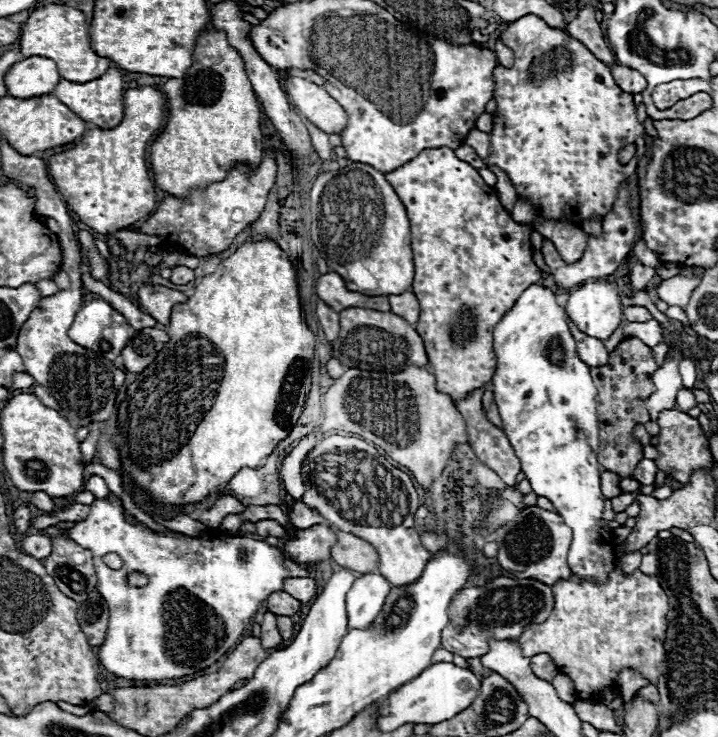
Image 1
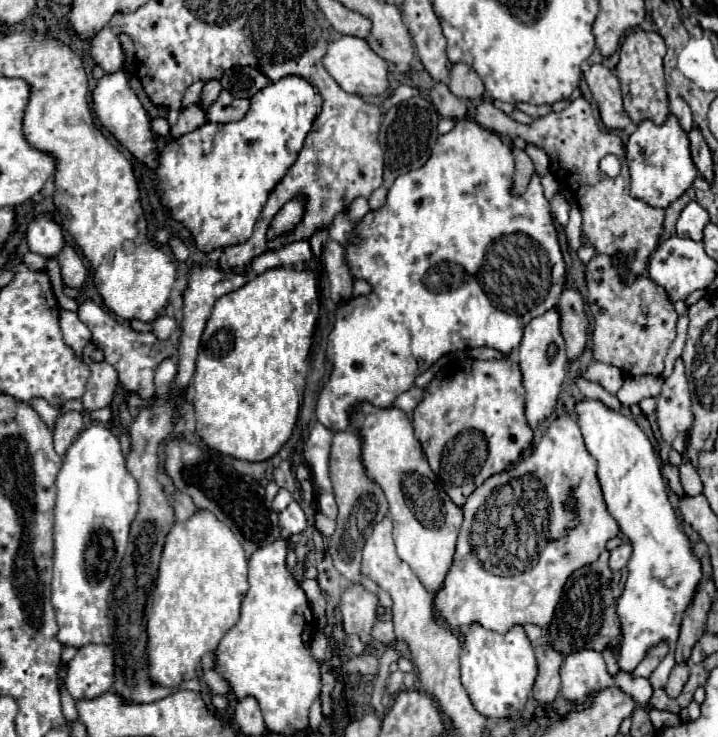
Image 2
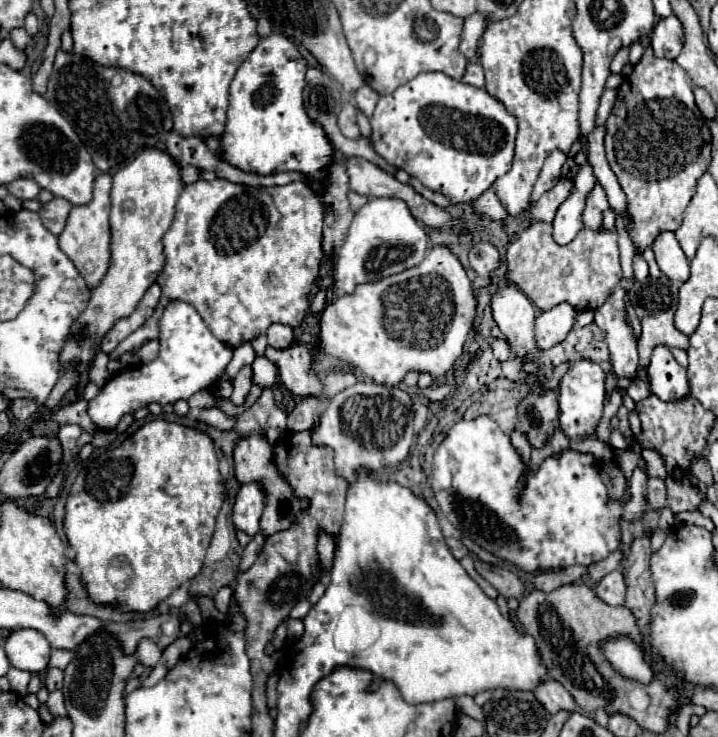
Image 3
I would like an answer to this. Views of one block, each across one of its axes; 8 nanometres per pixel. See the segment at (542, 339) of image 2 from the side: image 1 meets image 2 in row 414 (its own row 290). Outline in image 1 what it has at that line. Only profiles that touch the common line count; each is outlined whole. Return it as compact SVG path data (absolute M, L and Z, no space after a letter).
M532 284L496 324L494 352L498 358L498 368L492 378L494 400L502 416L504 432L510 438L516 456L522 462L522 472L530 480L532 492L548 498L554 504L556 512L562 516L564 524L572 528L574 538L568 552L568 564L572 572L592 582L604 582L608 578L608 572L616 566L616 560L614 560L614 540L610 528L602 520L602 508L606 498L600 492L600 472L596 460L598 390L592 382L588 364L576 358L576 340L568 330L566 312L562 306L558 306L556 294L544 286Z

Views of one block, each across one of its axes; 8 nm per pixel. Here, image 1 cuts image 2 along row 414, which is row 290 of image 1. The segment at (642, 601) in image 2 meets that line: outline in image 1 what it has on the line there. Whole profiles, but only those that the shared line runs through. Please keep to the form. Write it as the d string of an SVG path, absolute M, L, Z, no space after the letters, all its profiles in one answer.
M588 280L570 292L566 312L576 326L600 340L608 340L622 322L622 286L606 280Z

